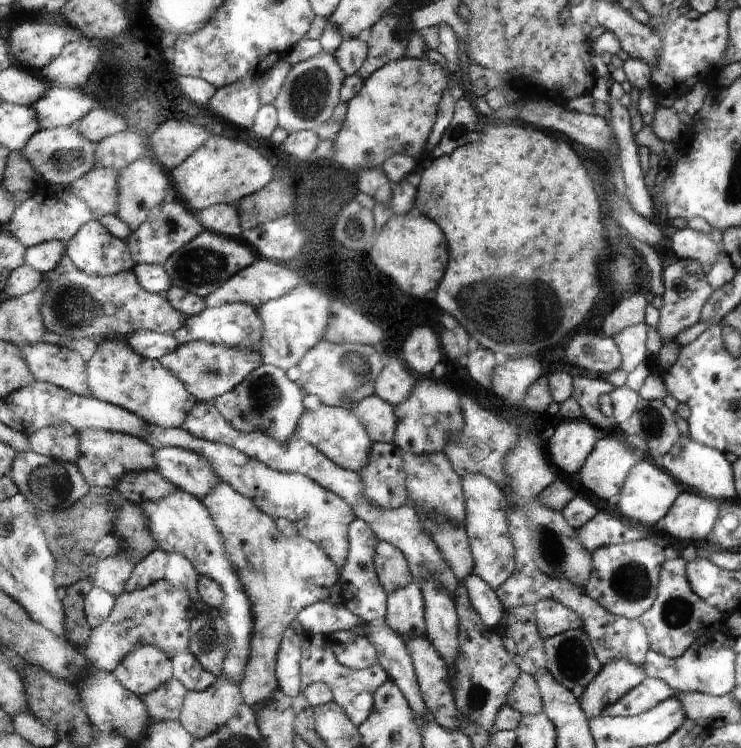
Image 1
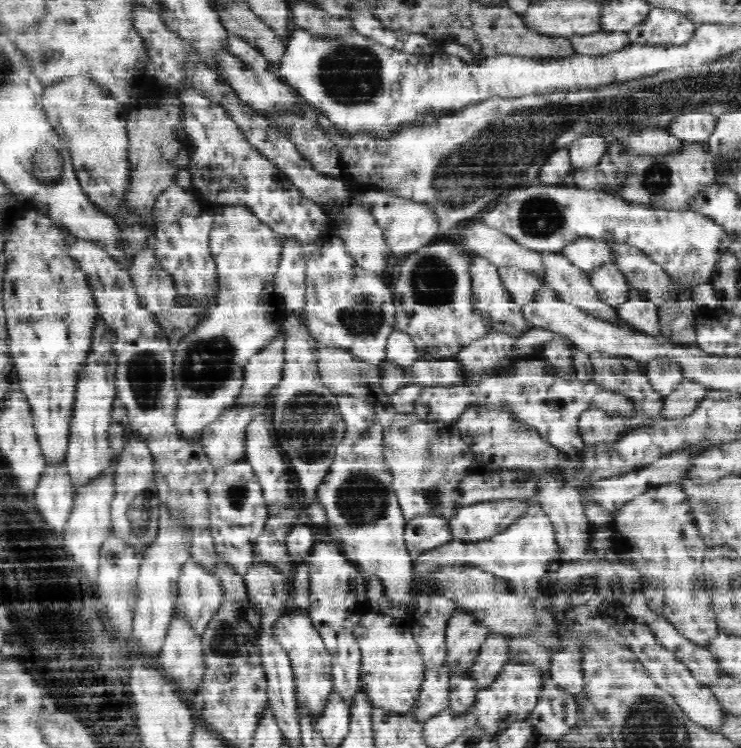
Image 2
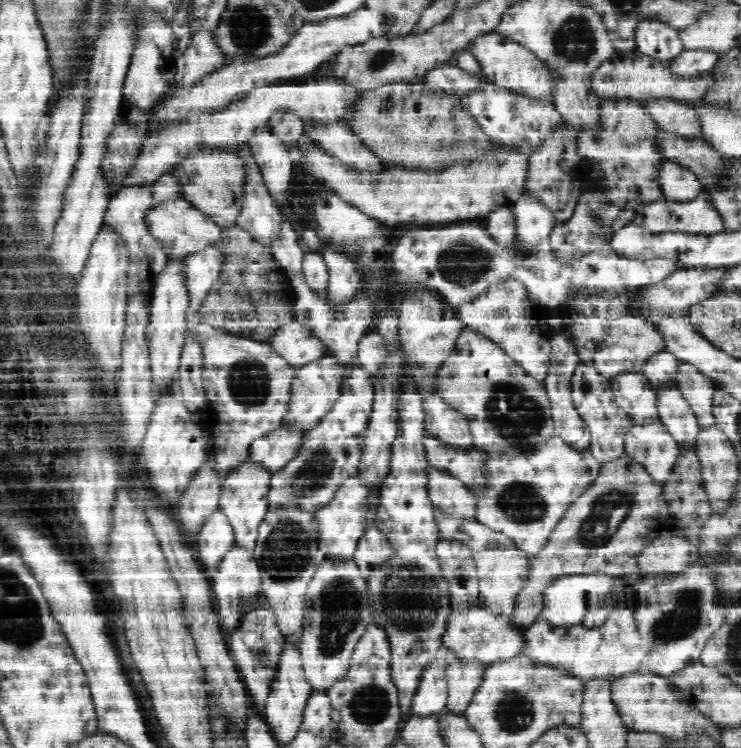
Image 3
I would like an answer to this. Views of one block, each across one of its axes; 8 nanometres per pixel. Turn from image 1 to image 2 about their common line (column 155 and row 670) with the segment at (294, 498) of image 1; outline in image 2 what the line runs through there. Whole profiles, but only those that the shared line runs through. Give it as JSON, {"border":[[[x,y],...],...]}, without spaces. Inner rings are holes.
{"border":[[[444,666],[425,671],[419,691],[408,714],[421,723],[447,709],[449,695],[449,672]]]}

